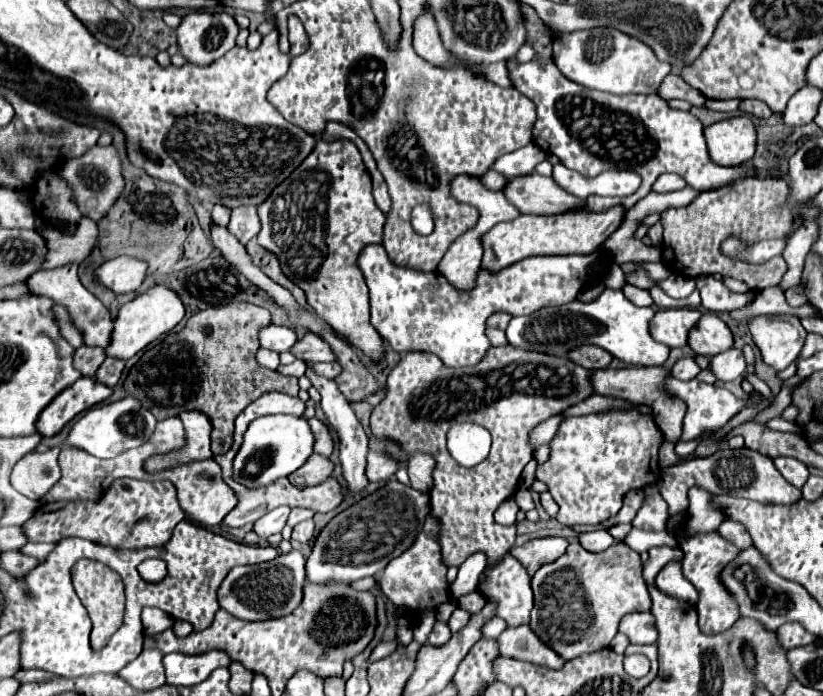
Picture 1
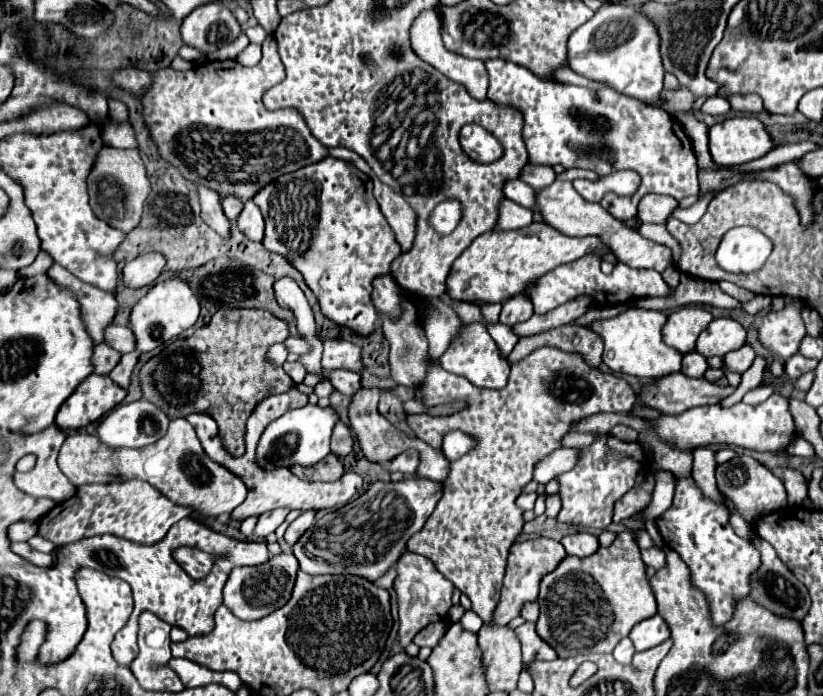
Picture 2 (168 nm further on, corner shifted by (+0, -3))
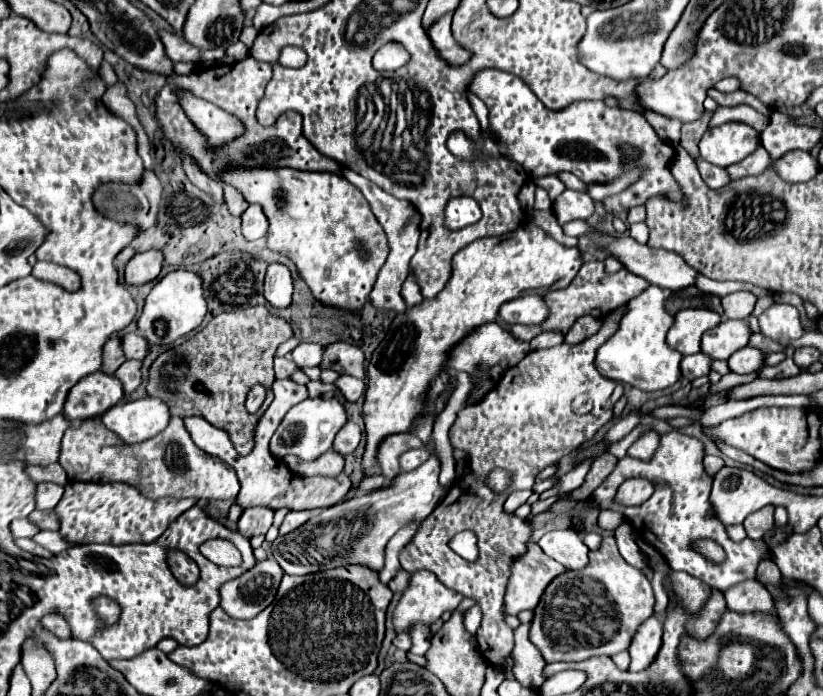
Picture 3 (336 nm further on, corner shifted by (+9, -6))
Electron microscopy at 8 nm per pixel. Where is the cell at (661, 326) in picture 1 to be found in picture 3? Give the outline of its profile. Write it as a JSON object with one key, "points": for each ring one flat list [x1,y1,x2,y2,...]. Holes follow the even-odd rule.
{"points":[[684,308,674,316,674,324,668,330,666,342,670,348,678,350,682,356,700,352,700,338,706,330,714,328,720,316,706,308]]}

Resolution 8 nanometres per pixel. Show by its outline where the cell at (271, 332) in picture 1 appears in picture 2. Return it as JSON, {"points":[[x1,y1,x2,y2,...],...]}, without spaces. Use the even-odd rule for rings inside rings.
{"points":[[289,337,289,339,285,341,285,347,287,347,291,353,303,355,303,353,309,349,309,343,305,343,305,339,301,339,301,337]]}

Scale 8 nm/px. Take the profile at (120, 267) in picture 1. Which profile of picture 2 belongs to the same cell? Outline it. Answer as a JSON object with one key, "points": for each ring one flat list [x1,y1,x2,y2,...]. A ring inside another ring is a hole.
{"points":[[145,253,131,261,127,261,123,269,123,281,125,285,139,289,145,285,151,285,163,271,165,257,161,253]]}

